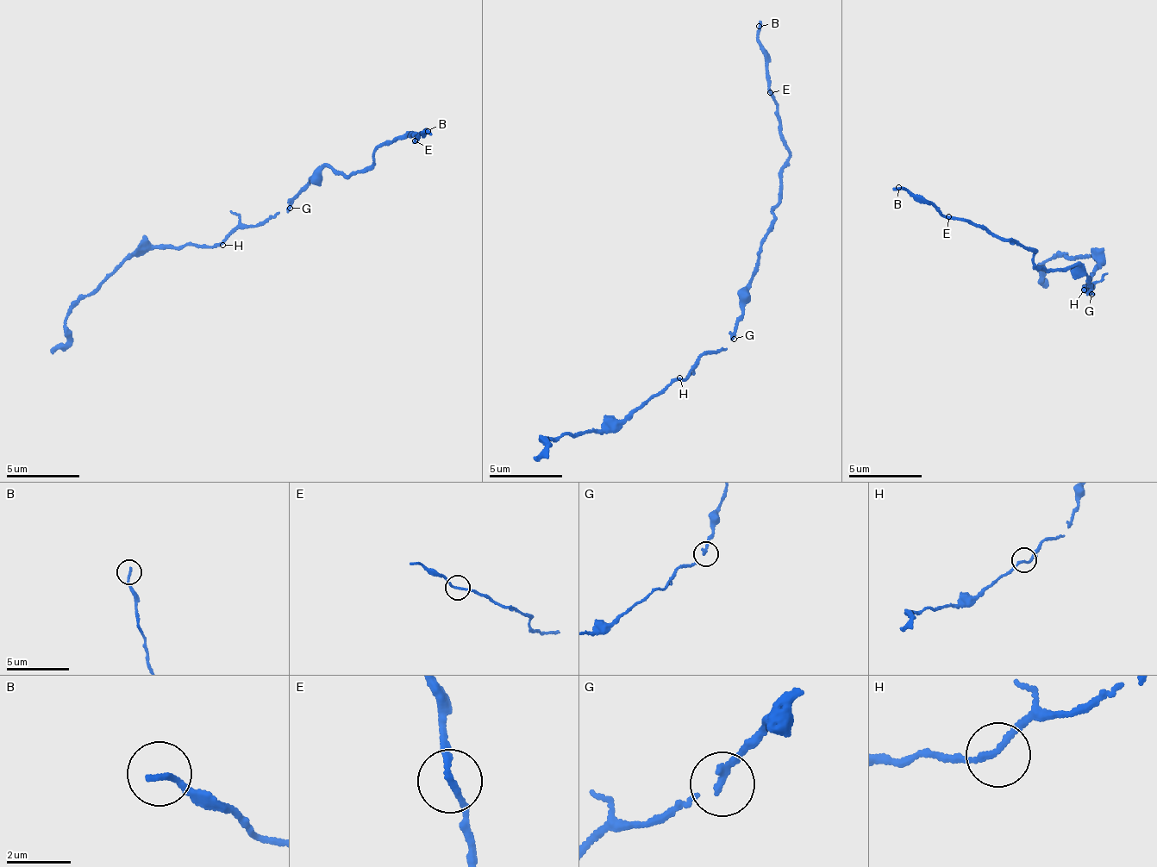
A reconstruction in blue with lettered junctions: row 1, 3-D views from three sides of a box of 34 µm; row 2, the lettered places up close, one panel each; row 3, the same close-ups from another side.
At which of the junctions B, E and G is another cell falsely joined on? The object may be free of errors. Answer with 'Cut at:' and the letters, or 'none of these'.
Cut at: none of these

